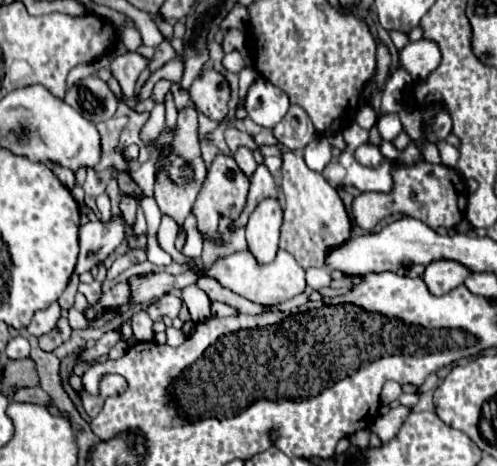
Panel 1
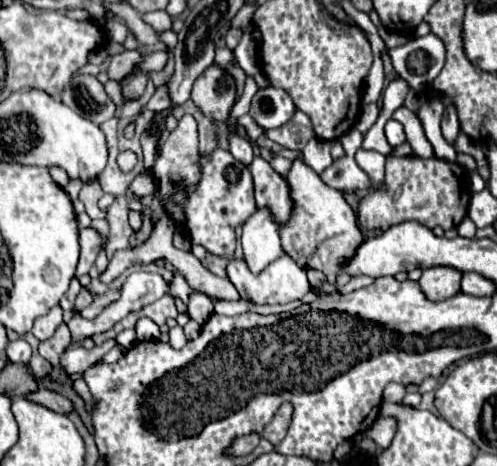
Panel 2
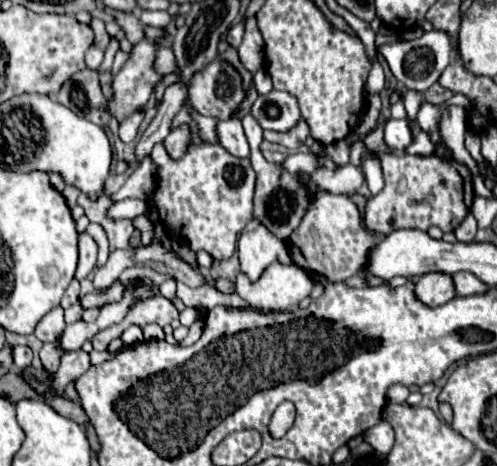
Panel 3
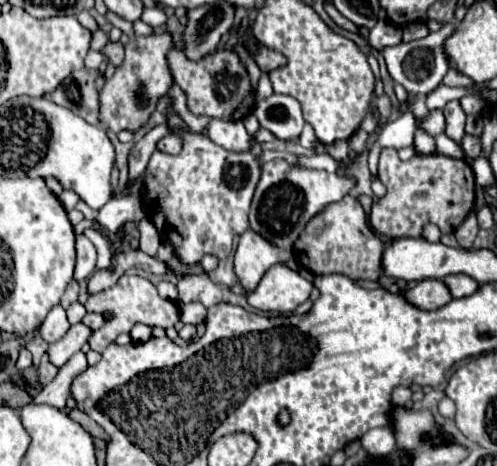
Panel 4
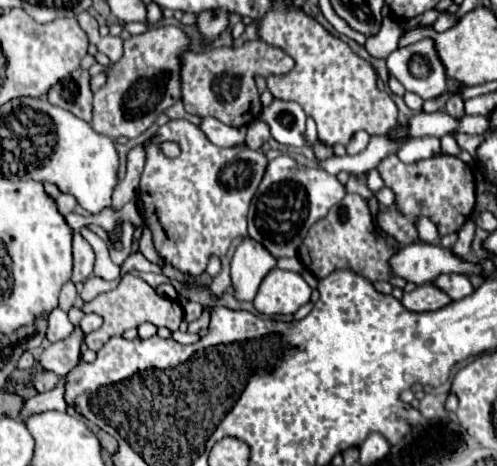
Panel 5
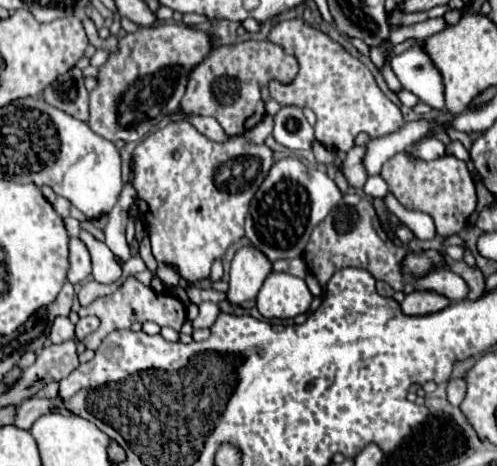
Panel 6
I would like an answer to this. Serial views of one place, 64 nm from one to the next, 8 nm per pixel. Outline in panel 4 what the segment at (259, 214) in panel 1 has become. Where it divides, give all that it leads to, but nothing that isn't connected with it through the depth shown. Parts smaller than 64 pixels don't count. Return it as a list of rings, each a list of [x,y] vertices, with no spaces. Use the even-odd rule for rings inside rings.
[[[248,228],[240,240],[234,254],[234,266],[236,276],[244,284],[246,290],[252,290],[258,286],[264,272],[274,264],[284,264],[292,258],[292,254],[272,242],[268,242],[264,236]]]

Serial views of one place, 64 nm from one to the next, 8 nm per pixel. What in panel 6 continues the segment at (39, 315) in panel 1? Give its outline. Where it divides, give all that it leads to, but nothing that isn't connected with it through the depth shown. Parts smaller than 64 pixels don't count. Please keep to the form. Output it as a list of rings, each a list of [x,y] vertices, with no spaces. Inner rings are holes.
[[[58,316],[52,322],[52,330],[50,330],[52,344],[60,344],[60,342],[72,340],[72,338],[74,338],[74,324],[66,316]]]

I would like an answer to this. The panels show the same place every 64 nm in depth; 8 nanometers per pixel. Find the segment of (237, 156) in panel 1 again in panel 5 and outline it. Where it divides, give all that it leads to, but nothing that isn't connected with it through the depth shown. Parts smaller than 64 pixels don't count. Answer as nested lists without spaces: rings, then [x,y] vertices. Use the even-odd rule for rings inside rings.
[[[204,118],[200,124],[200,130],[208,136],[210,142],[214,142],[216,146],[222,146],[222,148],[240,146],[240,144],[244,144],[244,138],[246,138],[246,126],[234,128],[216,118]]]

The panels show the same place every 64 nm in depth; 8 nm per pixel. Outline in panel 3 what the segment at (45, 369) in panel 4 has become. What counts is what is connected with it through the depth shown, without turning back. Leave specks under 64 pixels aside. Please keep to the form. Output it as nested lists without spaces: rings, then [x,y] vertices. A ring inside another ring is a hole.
[[[60,340],[48,342],[48,344],[42,346],[42,350],[40,350],[40,360],[42,360],[42,364],[44,364],[44,368],[46,368],[48,372],[56,372],[56,370],[58,370],[60,352],[62,352]]]

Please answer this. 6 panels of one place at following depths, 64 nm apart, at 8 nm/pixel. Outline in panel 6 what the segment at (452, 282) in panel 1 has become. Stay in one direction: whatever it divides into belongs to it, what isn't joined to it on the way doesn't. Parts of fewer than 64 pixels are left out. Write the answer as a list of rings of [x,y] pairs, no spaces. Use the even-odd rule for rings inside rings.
[[[414,290],[414,292],[406,294],[406,298],[400,306],[402,306],[404,314],[422,316],[422,314],[440,312],[448,304],[450,304],[450,300],[442,294],[436,294],[436,292],[430,292],[430,290]]]

